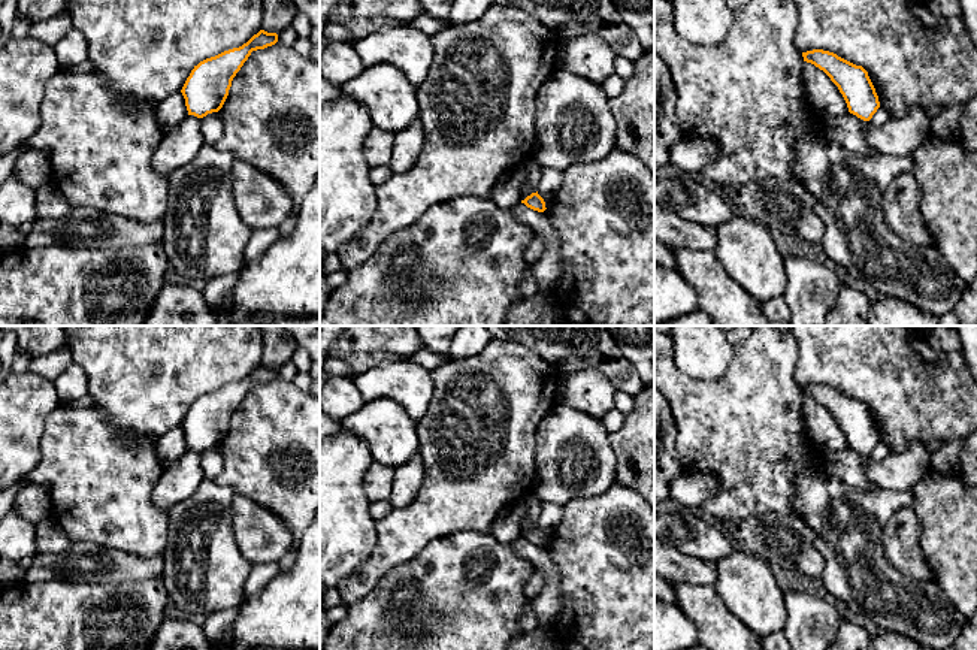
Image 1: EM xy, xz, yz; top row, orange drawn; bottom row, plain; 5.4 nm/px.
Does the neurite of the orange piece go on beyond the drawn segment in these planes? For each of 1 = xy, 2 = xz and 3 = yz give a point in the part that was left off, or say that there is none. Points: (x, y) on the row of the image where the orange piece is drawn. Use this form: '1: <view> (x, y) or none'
1: none
2: none
3: none

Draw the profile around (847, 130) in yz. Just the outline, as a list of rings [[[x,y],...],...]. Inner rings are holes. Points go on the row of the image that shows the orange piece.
[[[846,112],[838,117],[828,117],[822,120],[822,124],[825,134],[844,149],[863,157],[877,154],[866,142],[866,121],[856,115]]]

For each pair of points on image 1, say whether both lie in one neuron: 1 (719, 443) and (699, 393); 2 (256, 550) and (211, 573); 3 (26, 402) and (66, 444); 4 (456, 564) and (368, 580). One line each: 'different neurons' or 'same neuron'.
1: same neuron
2: different neurons
3: different neurons
4: different neurons

